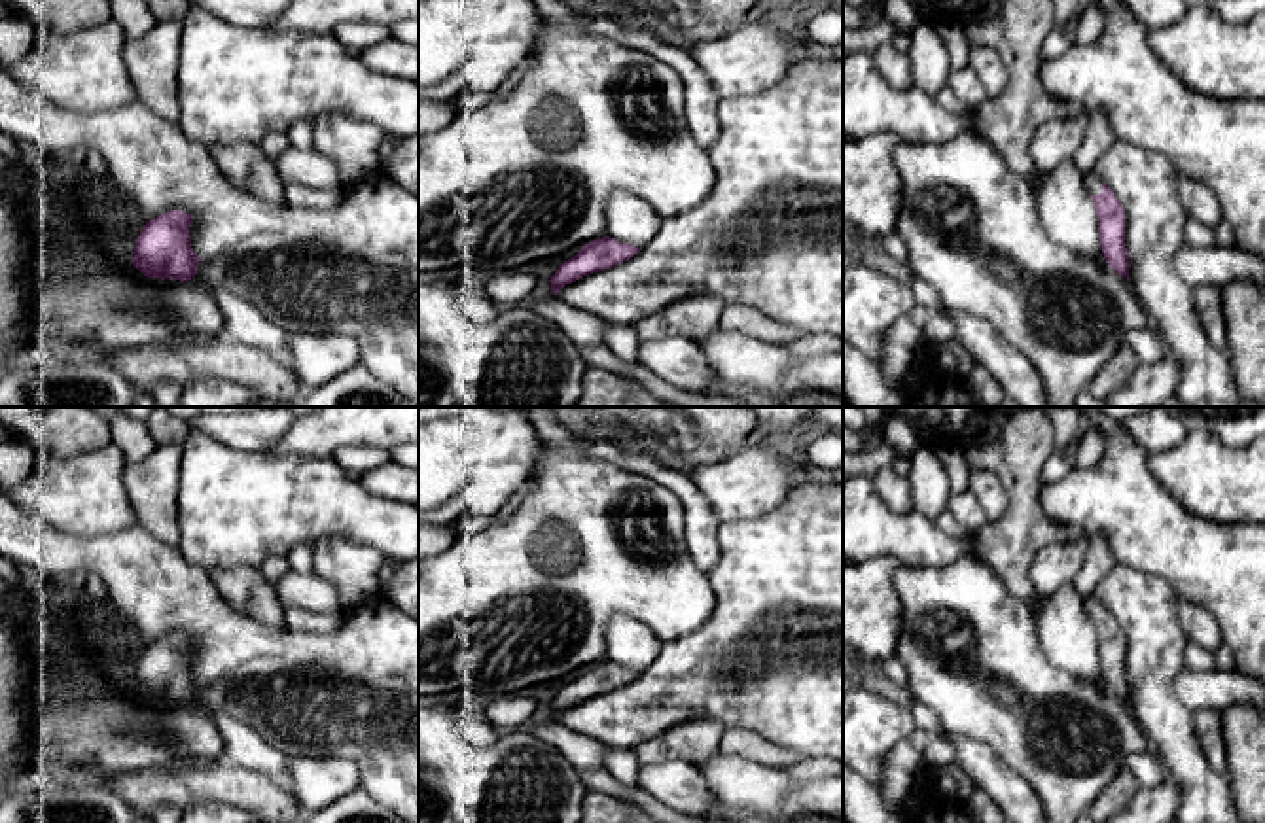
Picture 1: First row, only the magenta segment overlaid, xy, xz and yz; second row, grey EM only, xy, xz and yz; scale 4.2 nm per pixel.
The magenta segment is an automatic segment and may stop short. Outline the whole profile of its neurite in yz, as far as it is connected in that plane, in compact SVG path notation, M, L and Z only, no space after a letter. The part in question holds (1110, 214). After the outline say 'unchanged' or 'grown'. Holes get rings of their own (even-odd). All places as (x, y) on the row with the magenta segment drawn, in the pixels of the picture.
M1093 172L1085 174L1085 187L1096 208L1104 259L1119 276L1129 280L1129 255L1125 248L1125 210L1115 193Z; grown

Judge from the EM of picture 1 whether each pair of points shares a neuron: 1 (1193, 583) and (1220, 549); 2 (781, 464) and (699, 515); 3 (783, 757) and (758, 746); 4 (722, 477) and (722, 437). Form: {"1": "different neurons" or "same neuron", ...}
{"1": "same neuron", "2": "different neurons", "3": "same neuron", "4": "different neurons"}

